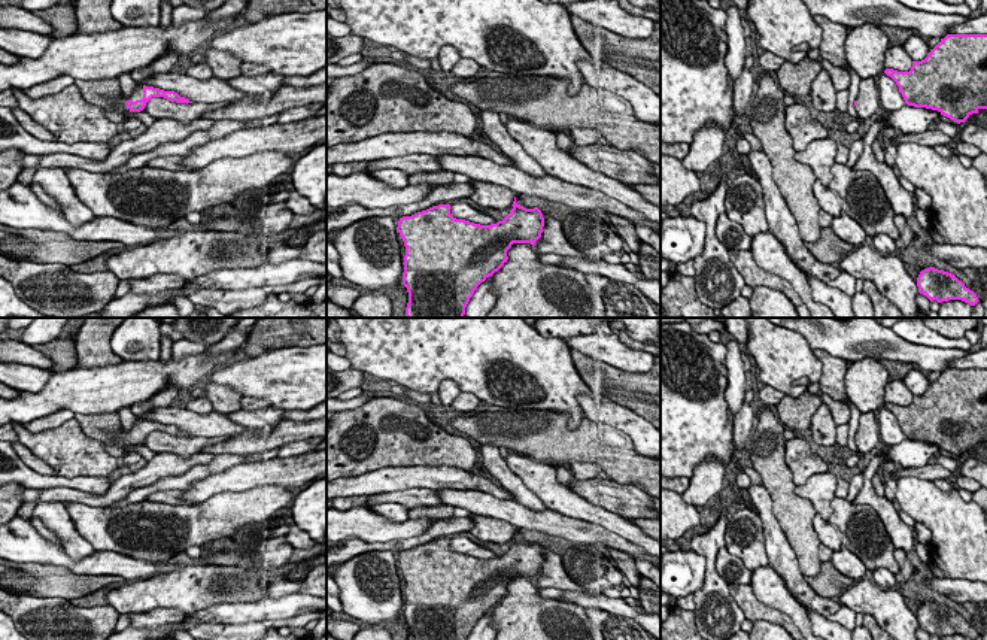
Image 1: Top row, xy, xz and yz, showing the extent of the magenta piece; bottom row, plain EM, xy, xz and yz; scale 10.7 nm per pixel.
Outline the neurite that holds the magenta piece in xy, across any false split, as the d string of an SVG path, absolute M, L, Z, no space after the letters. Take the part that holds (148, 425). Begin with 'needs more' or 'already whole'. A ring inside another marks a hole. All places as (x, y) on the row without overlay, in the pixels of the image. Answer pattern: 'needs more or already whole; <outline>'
needs more; M136 418L134 425L125 431L121 427L121 433L116 436L116 443L125 451L127 446L140 446L145 443L146 437L152 433L152 431L164 431L170 436L176 436L176 437L192 437L185 431L180 431L177 427L174 425L164 425L160 422L154 422L154 421L146 421L142 418Z

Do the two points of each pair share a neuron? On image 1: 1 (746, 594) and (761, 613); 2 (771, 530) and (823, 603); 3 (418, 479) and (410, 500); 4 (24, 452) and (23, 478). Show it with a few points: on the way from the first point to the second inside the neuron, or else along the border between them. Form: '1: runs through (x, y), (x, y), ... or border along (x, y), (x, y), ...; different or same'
1: runs through (746, 598), (756, 609); same
2: runs through (779, 549), (795, 582), (804, 591); same
3: border along (436, 490), (404, 488), (380, 494); different
4: border along (15, 451), (29, 467), (41, 473), (55, 475); different

